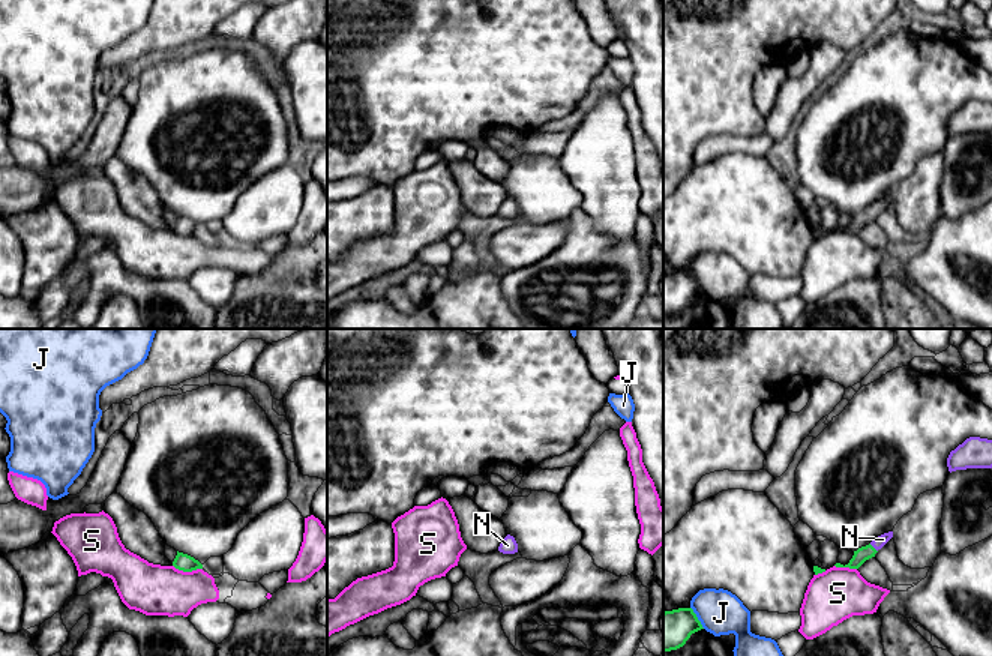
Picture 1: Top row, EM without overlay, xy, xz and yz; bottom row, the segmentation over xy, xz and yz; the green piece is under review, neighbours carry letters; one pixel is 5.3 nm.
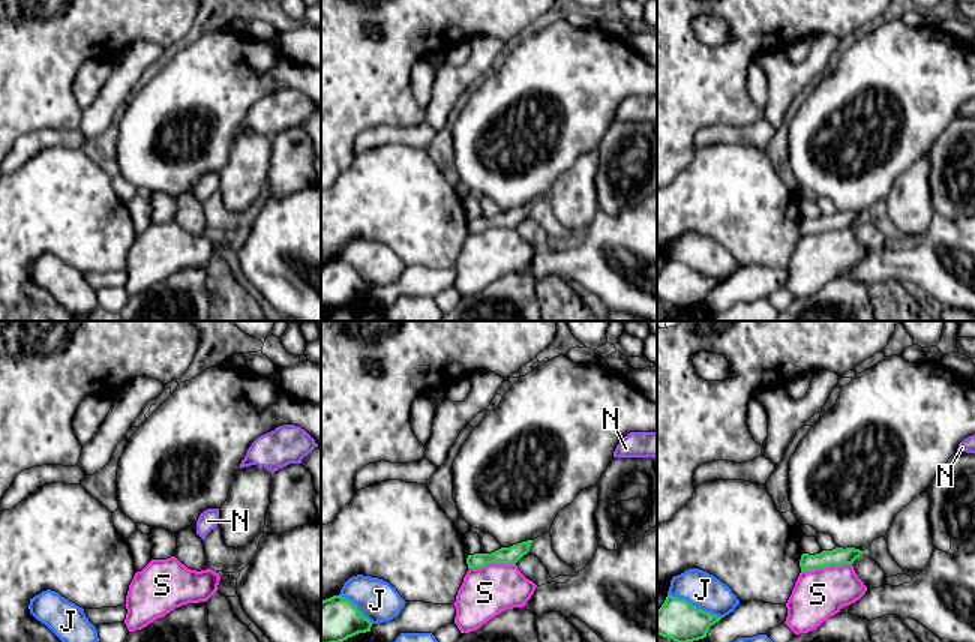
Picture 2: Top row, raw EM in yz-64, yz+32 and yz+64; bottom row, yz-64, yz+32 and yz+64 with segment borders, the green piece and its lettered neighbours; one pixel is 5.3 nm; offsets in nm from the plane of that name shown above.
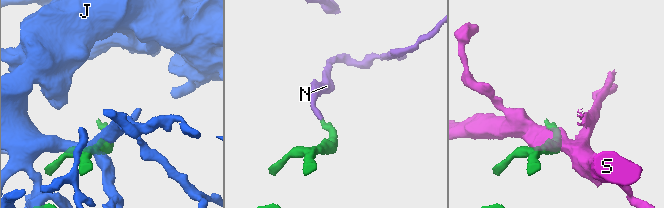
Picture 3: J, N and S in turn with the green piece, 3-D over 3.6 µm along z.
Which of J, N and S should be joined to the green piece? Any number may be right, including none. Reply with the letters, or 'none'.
N

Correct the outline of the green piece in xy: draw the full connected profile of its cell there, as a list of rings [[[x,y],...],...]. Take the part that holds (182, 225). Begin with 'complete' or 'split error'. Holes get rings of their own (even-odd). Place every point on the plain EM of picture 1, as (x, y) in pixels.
complete; [[[179,215],[173,225],[173,230],[183,236],[192,236],[197,233],[203,233],[203,228],[198,224],[195,224],[194,221],[188,218],[179,216]]]

